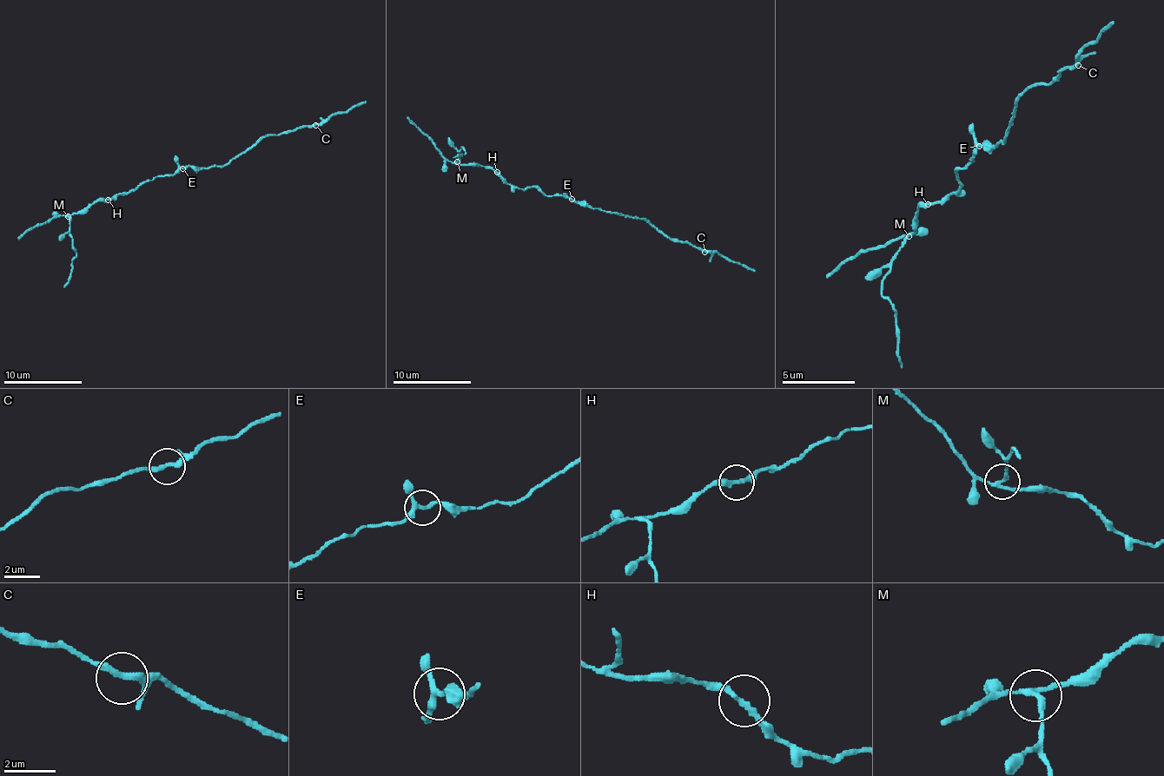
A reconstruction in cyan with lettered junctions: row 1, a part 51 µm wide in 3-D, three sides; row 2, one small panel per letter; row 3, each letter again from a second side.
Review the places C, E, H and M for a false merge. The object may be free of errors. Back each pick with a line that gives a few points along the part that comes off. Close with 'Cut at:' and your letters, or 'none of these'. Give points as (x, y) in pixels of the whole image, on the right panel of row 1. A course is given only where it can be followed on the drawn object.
M: foreign part runs (909, 237), (880, 292), (891, 303), (902, 369)
Cut at: M

